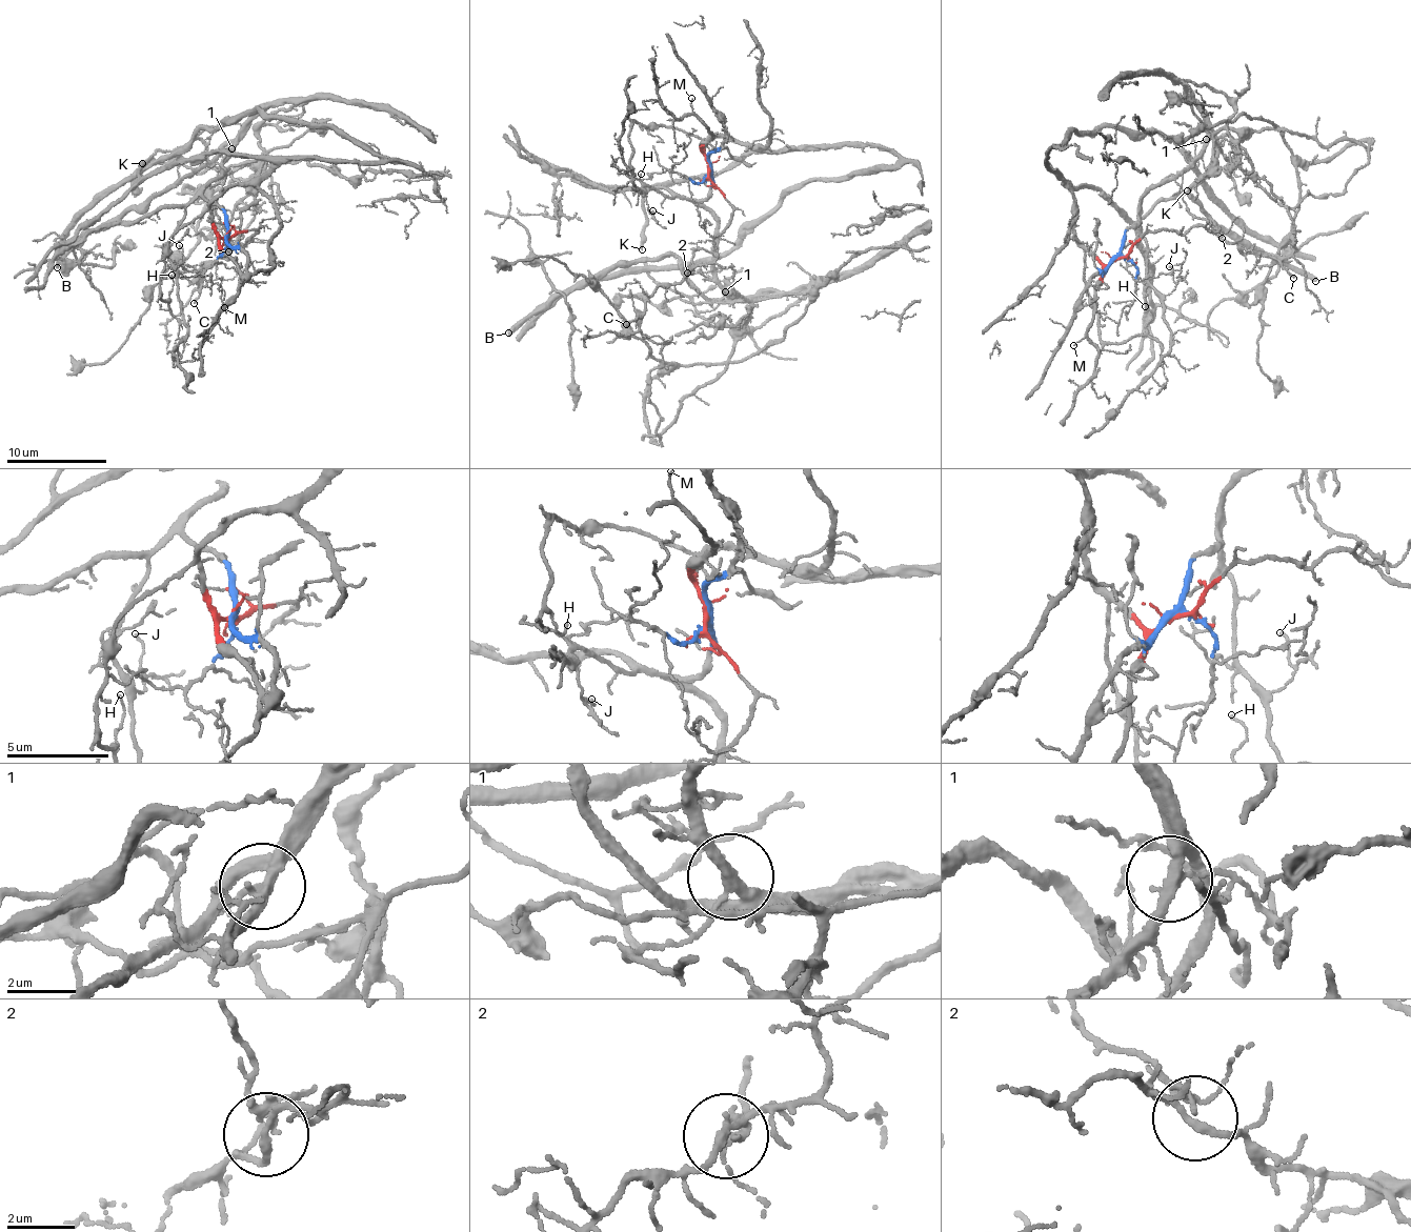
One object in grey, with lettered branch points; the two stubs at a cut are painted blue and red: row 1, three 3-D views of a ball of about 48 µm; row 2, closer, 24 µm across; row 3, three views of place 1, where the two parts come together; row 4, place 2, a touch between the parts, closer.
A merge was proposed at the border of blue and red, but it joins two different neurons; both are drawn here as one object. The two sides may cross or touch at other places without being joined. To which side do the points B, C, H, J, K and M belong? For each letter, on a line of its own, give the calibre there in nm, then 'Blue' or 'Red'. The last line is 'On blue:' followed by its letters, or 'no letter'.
B: Thickness 320 nm. Blue
C: Thickness 160 nm. Red
H: Thickness 110 nm. Red
J: Thickness 110 nm. Blue
K: Thickness 170 nm. Red
M: Thickness 90 nm. Red
On blue: B, J

